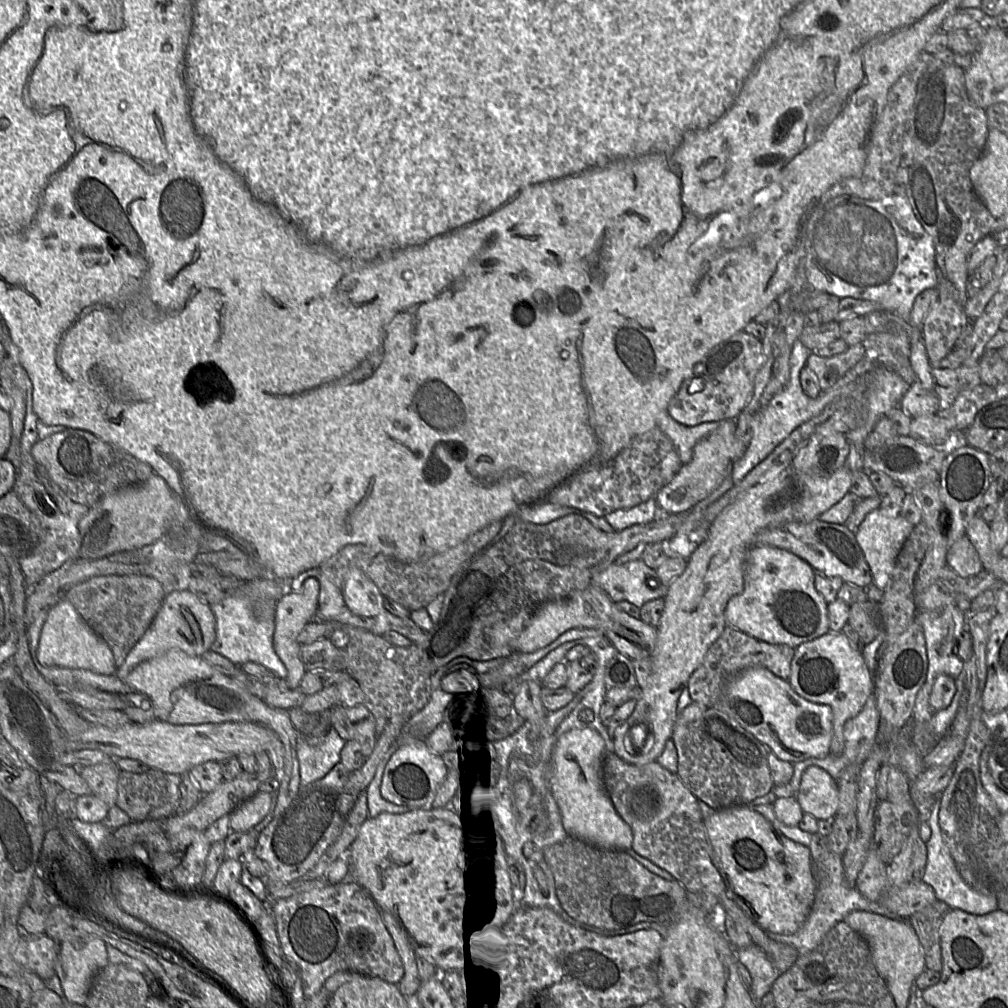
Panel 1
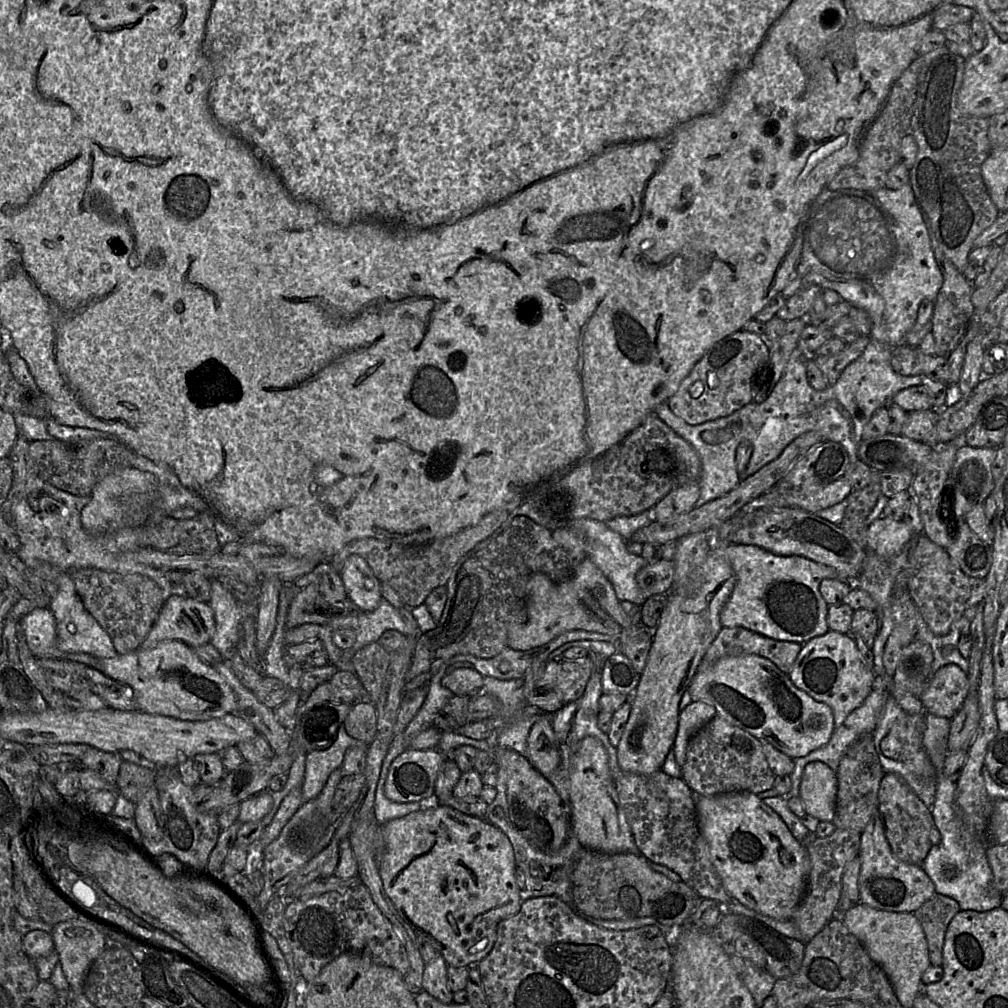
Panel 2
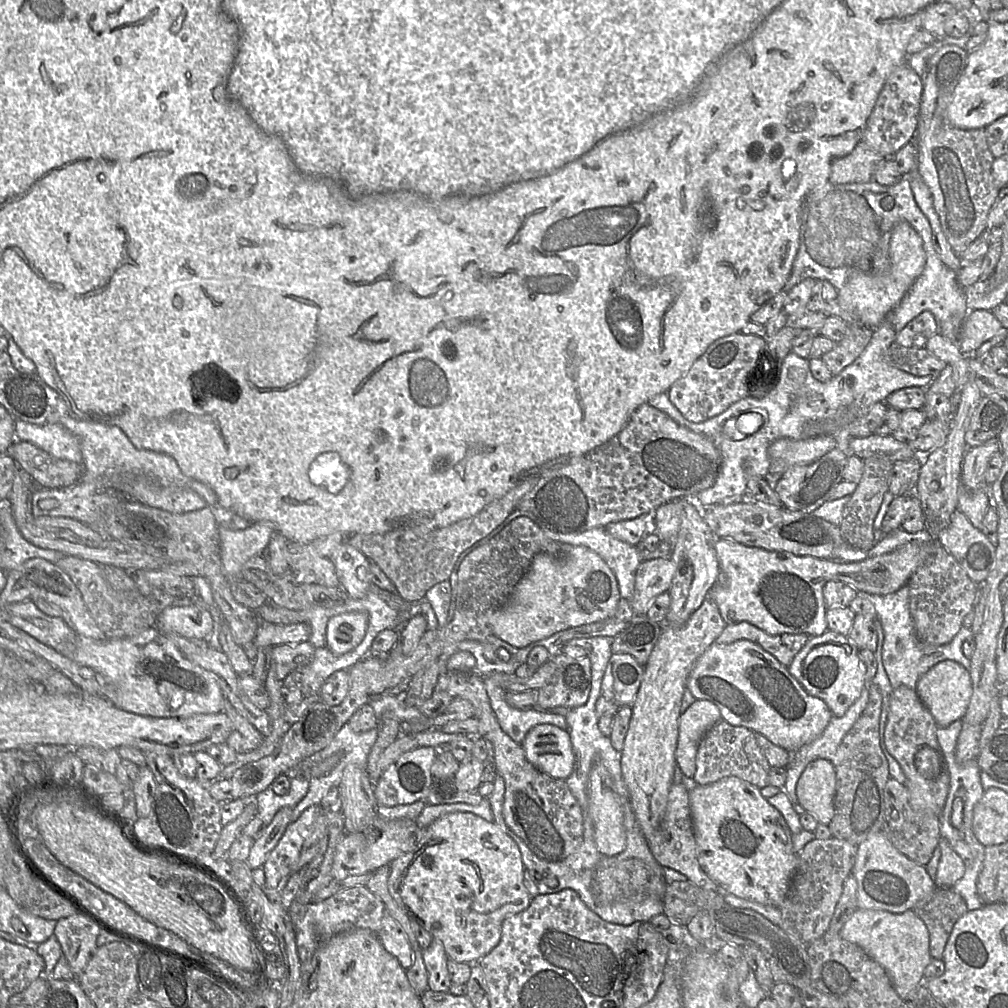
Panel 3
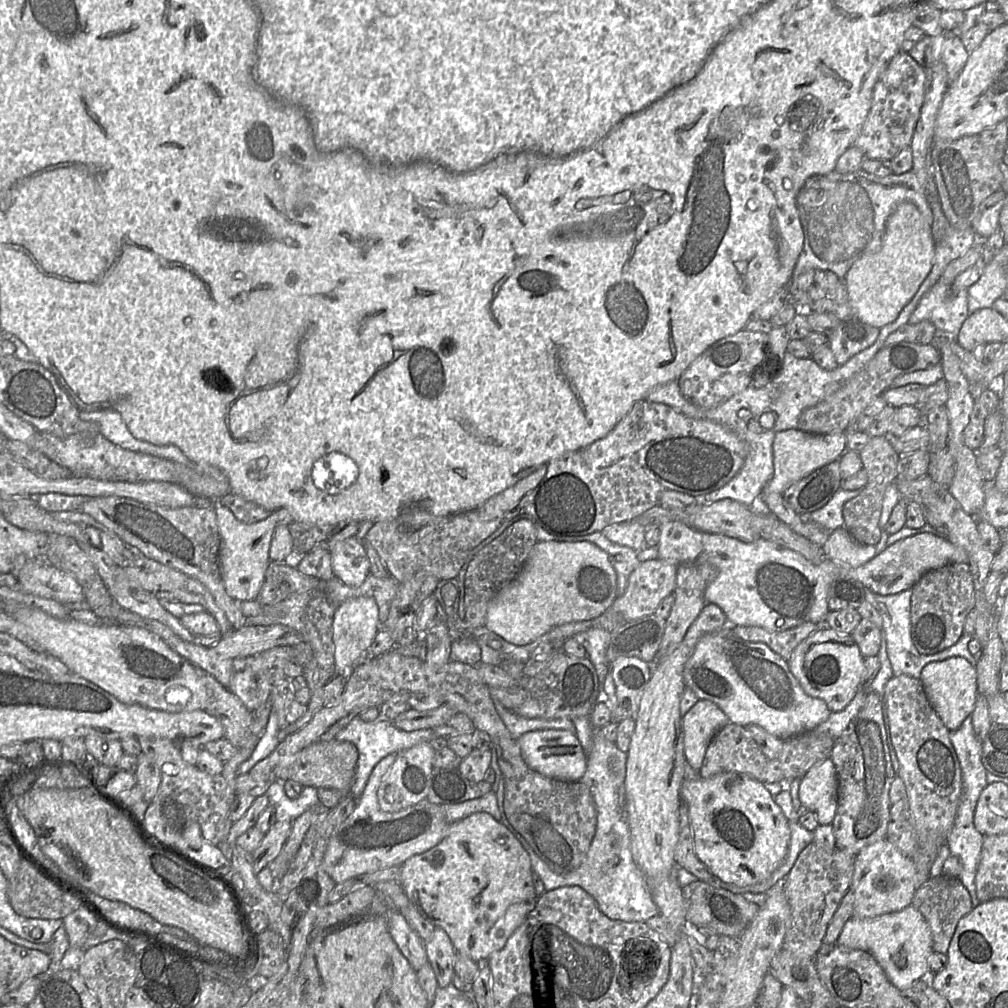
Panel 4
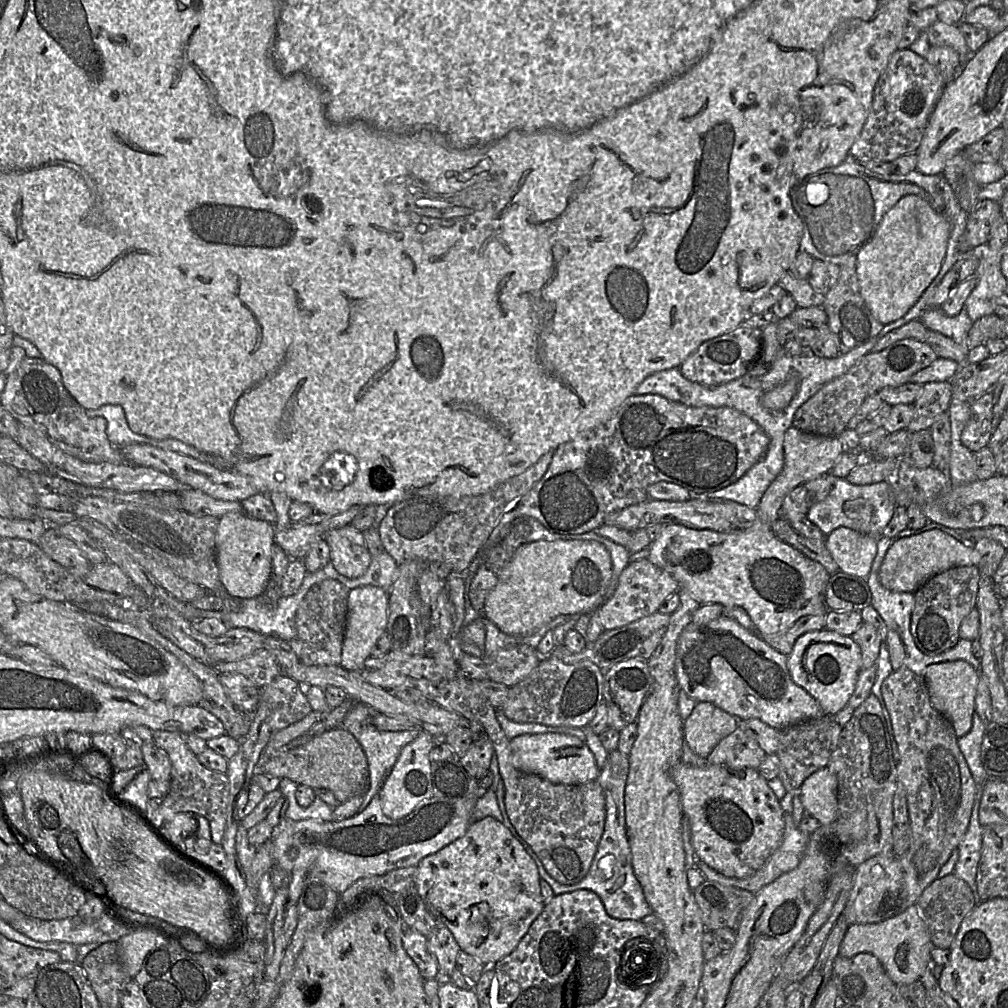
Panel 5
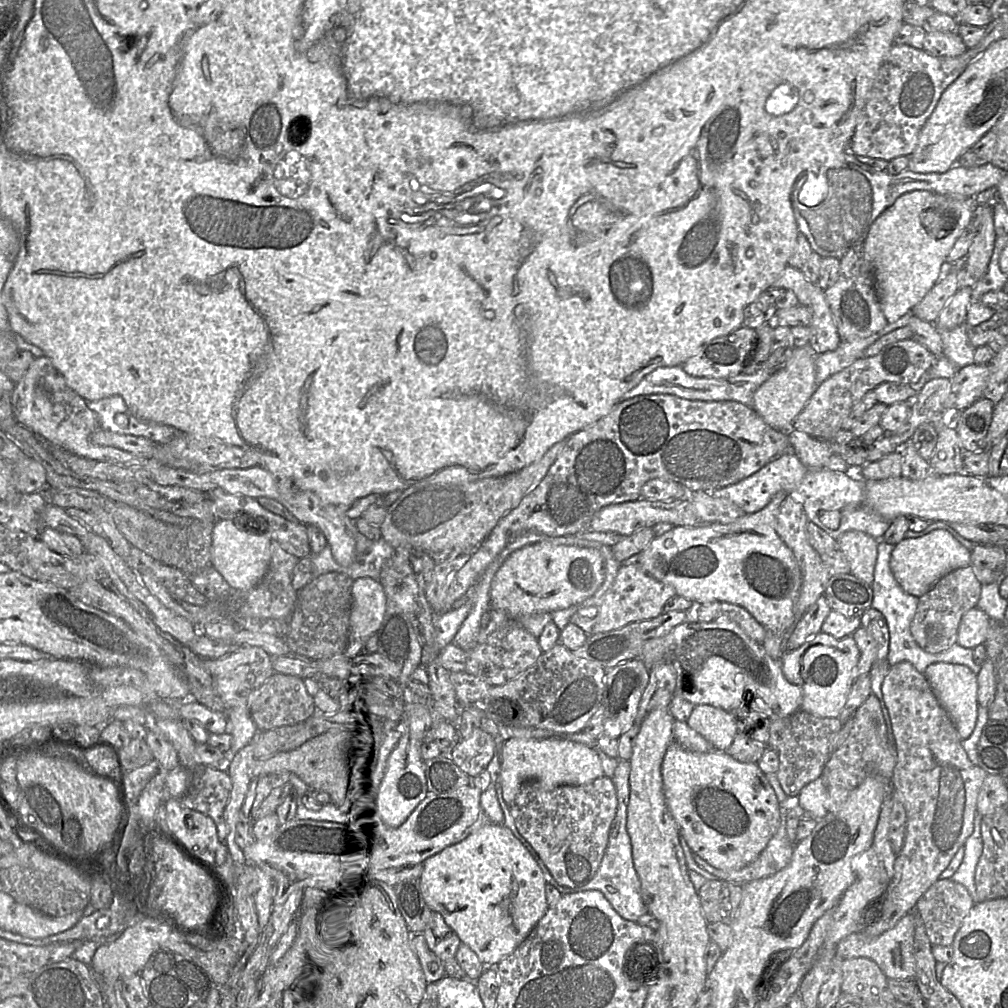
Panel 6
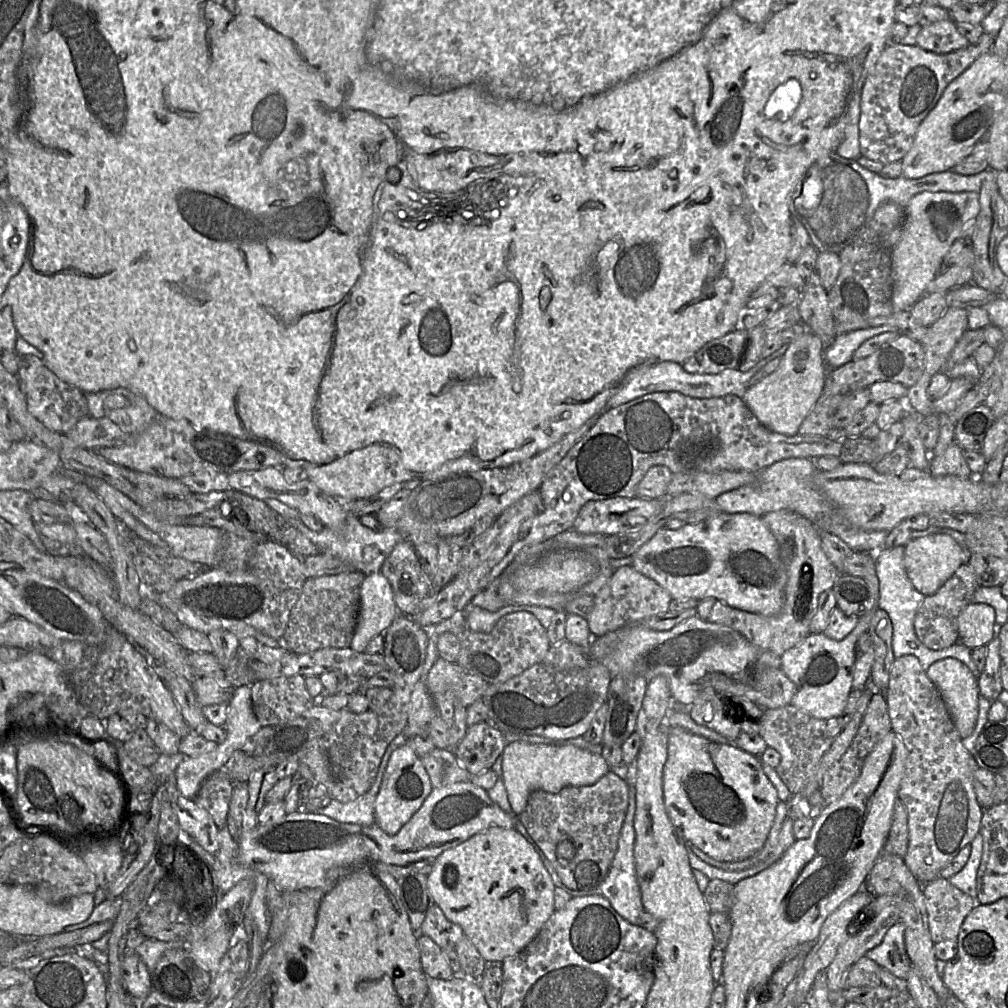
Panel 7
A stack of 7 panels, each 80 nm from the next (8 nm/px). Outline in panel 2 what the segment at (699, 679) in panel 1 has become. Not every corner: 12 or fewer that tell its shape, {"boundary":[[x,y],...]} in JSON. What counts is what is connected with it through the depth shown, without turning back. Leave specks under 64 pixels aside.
{"boundary":[[722,627],[698,669],[755,654],[789,675],[802,645]]}

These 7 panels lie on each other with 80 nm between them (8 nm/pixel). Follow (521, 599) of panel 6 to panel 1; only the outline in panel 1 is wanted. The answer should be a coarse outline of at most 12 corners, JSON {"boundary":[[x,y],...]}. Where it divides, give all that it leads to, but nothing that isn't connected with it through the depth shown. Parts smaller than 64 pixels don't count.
{"boundary":[[590,584],[541,605],[516,651],[576,627],[602,631],[631,660],[651,658],[655,627]]}

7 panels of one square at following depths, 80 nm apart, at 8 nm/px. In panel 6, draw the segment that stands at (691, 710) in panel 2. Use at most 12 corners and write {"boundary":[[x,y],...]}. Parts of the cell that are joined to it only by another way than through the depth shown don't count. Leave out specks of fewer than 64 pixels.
{"boundary":[[709,704],[686,722],[716,750],[738,733],[736,717]]}

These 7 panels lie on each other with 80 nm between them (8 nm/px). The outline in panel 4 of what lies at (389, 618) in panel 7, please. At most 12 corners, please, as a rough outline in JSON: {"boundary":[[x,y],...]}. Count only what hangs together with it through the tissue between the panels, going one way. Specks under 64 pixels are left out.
{"boundary":[[374,598],[340,604],[333,617],[336,674],[346,678],[380,628]]}

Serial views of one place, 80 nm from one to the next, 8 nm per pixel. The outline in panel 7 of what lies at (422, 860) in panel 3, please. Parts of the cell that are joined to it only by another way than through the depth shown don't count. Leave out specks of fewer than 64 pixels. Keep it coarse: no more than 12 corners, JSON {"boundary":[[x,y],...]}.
{"boundary":[[514,828],[435,858],[427,889],[487,963],[522,951],[556,886]]}

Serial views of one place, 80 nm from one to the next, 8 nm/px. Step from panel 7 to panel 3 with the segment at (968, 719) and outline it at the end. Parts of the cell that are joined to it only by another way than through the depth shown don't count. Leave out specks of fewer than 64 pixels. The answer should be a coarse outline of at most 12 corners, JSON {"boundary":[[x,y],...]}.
{"boundary":[[944,660],[923,674],[916,692],[939,727],[966,713],[970,672]]}

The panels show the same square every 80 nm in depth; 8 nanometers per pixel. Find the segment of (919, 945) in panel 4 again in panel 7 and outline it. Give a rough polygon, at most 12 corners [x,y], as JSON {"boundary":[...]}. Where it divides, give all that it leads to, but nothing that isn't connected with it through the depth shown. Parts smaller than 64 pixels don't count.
{"boundary":[[898,921],[865,957],[906,979],[912,968]]}

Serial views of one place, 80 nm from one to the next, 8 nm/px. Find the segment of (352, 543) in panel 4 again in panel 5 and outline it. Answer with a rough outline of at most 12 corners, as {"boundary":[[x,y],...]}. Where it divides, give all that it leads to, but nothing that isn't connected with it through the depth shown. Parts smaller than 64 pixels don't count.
{"boundary":[[348,524],[325,539],[331,563],[354,579],[371,555],[362,531]]}

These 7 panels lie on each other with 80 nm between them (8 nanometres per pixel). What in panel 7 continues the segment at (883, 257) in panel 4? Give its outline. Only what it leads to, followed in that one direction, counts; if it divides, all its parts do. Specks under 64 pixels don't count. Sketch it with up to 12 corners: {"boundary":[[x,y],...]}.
{"boundary":[[921,192],[891,250],[910,310],[979,211],[979,192]]}

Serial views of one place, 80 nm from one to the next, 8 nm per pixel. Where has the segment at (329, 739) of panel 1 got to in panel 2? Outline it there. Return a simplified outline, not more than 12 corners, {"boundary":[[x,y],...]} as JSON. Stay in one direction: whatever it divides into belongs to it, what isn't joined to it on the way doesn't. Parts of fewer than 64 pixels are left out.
{"boundary":[[340,725],[328,748],[305,754],[302,803],[320,794],[346,750],[368,745]]}

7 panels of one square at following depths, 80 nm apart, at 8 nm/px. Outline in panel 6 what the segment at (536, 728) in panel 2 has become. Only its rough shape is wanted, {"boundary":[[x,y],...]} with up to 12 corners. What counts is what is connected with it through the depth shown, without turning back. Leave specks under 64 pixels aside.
{"boundary":[[510,738],[501,747],[504,801],[537,780],[547,790],[604,775],[595,748]]}

